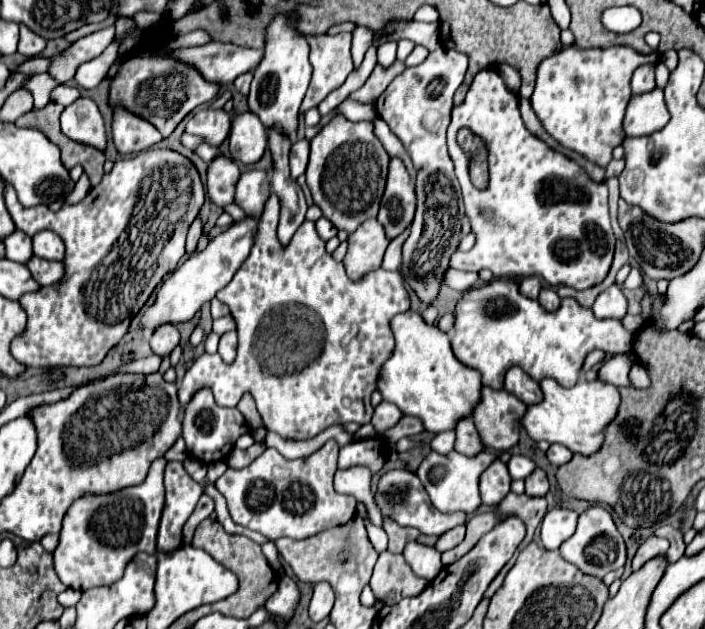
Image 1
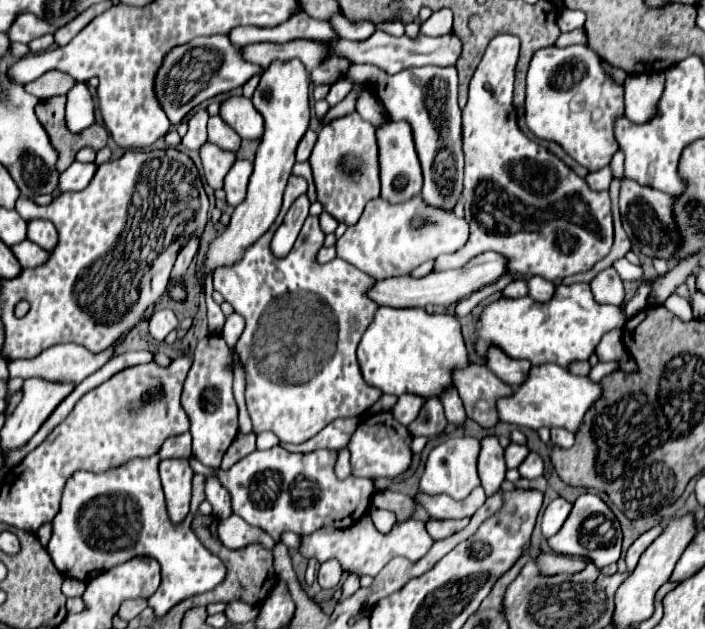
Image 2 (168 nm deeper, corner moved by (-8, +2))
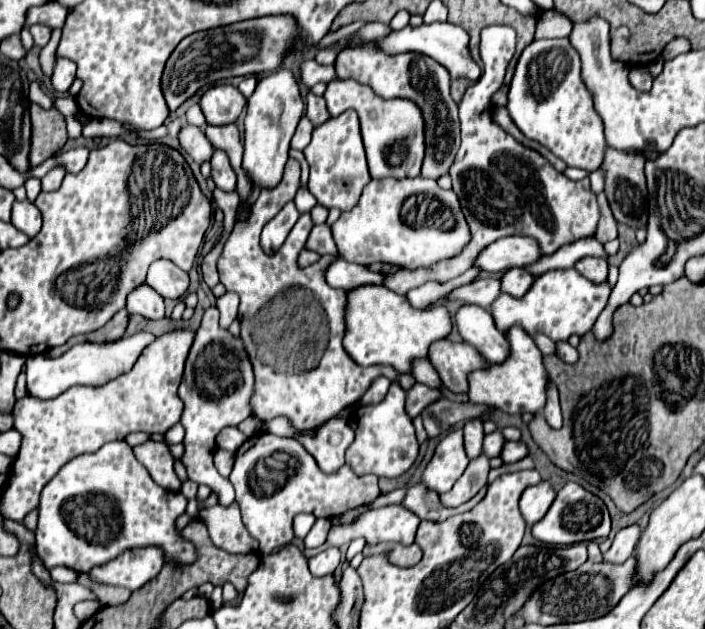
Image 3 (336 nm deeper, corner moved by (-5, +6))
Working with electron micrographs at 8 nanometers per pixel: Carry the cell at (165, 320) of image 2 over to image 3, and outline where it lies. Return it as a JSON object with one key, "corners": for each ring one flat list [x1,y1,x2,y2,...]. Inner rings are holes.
{"corners":[[146,283,132,289,126,297,126,309,134,315,142,315,146,319,162,319,164,317,164,299]]}

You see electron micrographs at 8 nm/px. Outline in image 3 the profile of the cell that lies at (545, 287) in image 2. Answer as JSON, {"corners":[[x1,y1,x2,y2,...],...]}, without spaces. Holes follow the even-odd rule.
{"corners":[[512,267,500,277,500,291,510,293,514,297,522,297,526,293,526,289,530,289,532,281,534,281,534,277,526,269]]}

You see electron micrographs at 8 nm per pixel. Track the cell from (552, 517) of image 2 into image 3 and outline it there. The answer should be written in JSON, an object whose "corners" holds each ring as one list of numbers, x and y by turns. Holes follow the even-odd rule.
{"corners":[[540,481,536,485,530,485,520,495,520,513,528,525,534,525,534,521,540,521,542,515,546,515,546,509,550,501,554,501,554,489,548,481]]}

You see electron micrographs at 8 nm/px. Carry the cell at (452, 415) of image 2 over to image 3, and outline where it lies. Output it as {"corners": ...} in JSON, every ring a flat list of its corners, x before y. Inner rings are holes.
{"corners":[[416,359,412,361,412,375,418,383,424,383,424,385,430,385,430,387,440,387,440,377,438,373,434,371,434,367,430,365,428,359]]}

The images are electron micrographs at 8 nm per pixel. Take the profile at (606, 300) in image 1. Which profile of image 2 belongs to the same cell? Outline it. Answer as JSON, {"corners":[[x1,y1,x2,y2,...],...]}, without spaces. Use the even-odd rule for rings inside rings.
{"corners":[[613,267,601,271,591,281,591,291,593,291,597,303,605,303,605,305,623,305,625,303,623,281]]}

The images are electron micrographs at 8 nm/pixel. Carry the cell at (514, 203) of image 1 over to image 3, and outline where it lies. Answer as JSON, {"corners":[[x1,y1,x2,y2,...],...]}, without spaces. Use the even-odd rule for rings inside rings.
{"corners":[[488,25,482,29,480,57,482,75,466,89,460,101,462,143,450,167,452,189,460,199,462,213,470,225,472,241,466,249,450,261,440,261,434,269,398,269,384,275,384,287,406,295,406,291,420,287,426,281,446,283,466,269,470,269,478,253,498,237,506,235,530,235,538,239,542,255,554,253,558,247,584,239,596,233,600,219,596,195,590,191,588,177,572,181,556,171,540,153,526,149,512,135,490,121,492,103,490,97,500,89,506,67,514,55,516,33,508,25]]}

